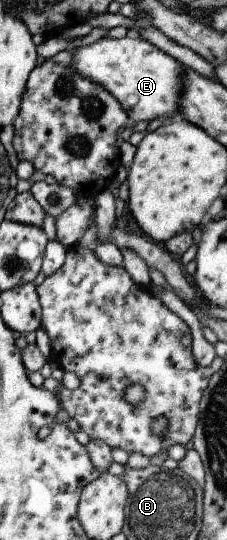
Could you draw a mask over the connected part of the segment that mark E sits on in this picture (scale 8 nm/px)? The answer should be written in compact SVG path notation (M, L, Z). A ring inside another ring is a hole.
M128 33L120 39L105 36L73 51L68 67L86 79L103 85L134 124L139 120L151 122L155 118L164 118L164 123L175 118L183 119L178 107L182 64L137 34Z

